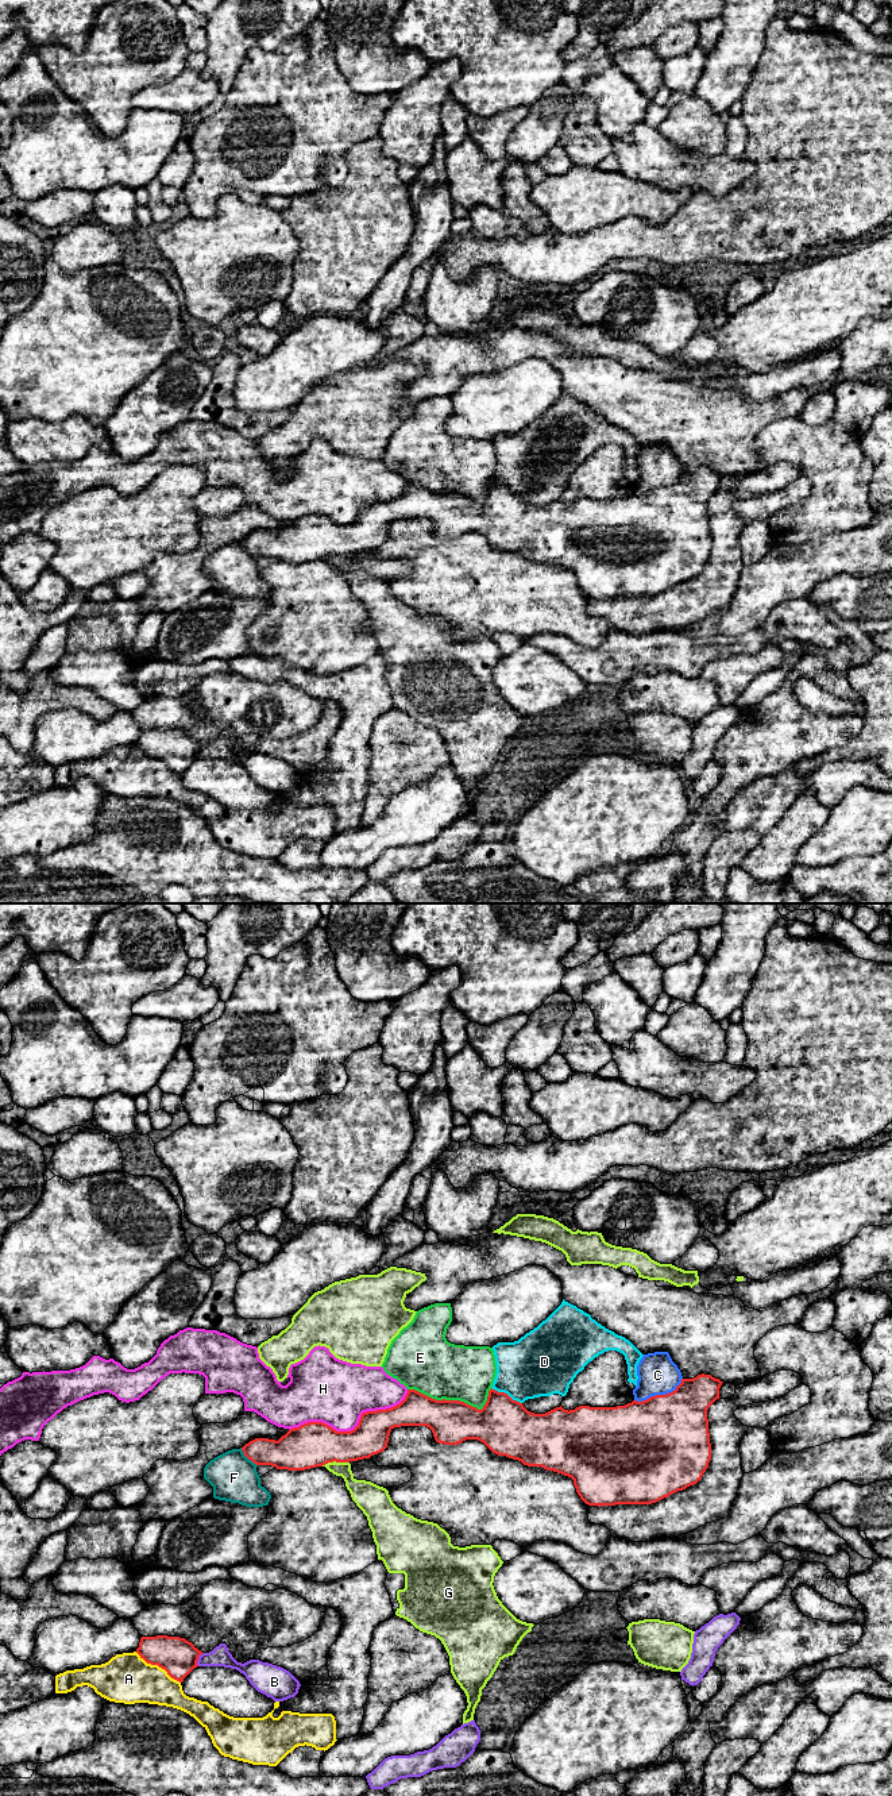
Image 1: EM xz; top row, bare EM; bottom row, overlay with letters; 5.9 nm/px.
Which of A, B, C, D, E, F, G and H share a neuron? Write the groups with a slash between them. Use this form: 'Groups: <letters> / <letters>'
Groups: A / B C / D / E / F / G / H

